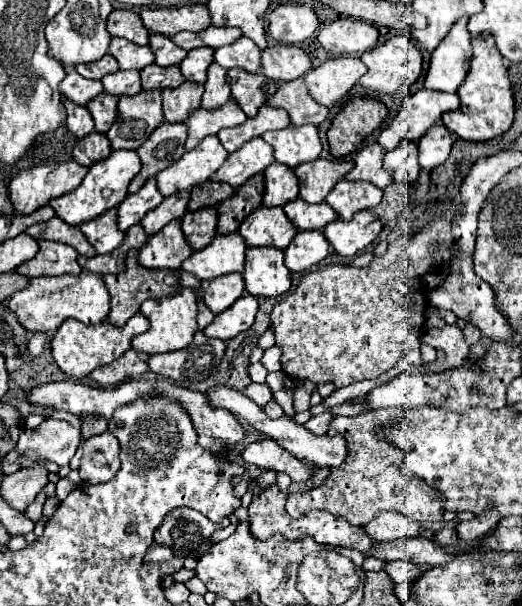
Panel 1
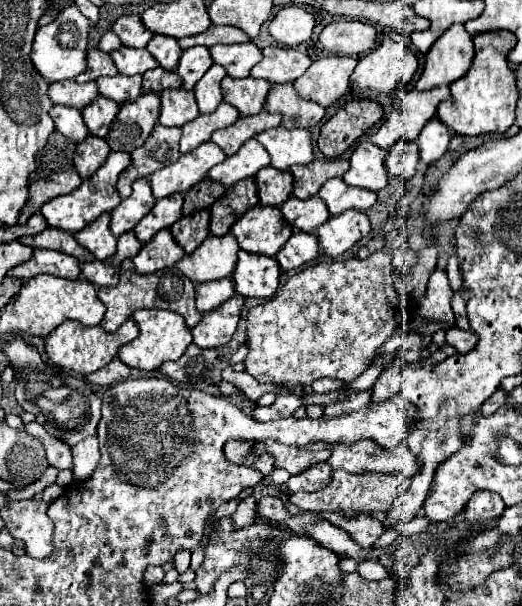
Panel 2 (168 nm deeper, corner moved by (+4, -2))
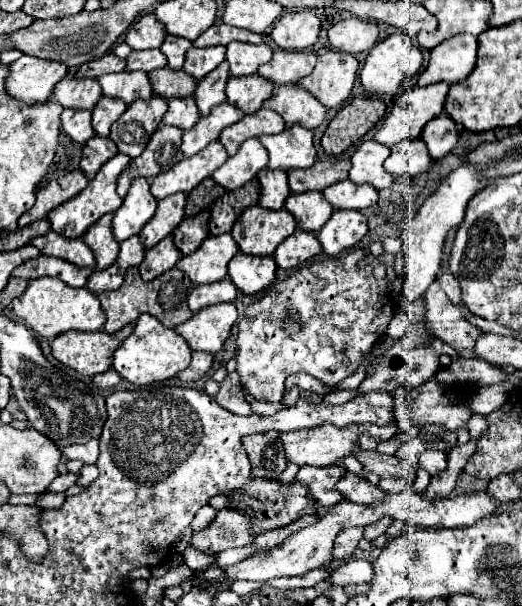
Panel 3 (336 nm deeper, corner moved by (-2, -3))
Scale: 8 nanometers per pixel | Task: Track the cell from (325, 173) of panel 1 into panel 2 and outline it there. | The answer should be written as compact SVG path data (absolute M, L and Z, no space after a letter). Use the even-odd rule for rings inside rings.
M327 159L327 161L311 161L309 165L293 165L289 171L293 175L293 195L299 199L307 199L315 195L321 185L333 177L343 177L349 169L347 159Z

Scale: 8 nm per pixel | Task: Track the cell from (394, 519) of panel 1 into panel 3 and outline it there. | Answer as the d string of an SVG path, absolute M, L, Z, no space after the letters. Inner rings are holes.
M347 528L337 534L335 544L333 544L333 556L335 558L349 558L357 550L359 542L363 540L363 528Z

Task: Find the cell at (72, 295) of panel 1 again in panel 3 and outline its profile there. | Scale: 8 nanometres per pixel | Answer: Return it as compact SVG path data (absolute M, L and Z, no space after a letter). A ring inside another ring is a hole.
M37 278L33 280L27 290L15 298L11 310L21 322L35 330L43 338L55 338L61 332L81 330L81 332L97 332L105 324L105 314L99 306L97 296L87 288L73 288L61 282L59 278Z

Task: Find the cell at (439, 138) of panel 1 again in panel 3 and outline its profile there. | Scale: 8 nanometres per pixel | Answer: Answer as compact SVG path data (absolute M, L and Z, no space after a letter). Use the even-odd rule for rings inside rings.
M443 112L441 116L437 116L435 120L431 120L425 126L421 138L427 144L429 156L433 160L439 160L439 158L443 158L445 154L449 154L455 148L457 134L459 134L457 132L457 124Z

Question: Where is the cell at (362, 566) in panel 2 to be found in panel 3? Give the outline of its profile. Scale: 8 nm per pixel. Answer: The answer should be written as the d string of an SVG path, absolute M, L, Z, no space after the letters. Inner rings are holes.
M351 560L341 564L333 574L331 574L331 582L333 584L365 584L371 582L373 578L373 564L369 560Z

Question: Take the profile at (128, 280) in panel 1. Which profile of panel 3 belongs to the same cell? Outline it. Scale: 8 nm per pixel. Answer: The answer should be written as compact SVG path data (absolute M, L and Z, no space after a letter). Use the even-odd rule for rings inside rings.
M129 268L127 274L125 274L125 282L119 290L99 294L101 308L107 314L107 322L105 322L103 328L105 328L105 332L115 334L123 326L127 326L129 322L135 322L139 318L139 314L143 314L143 312L149 312L149 314L157 316L167 328L175 328L175 326L193 318L193 312L187 306L189 290L191 290L191 280L177 268L165 272L159 278L149 280L149 282L141 280L137 268Z

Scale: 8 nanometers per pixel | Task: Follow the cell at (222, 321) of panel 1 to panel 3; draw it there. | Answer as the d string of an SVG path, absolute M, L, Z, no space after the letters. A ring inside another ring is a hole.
M225 302L219 306L207 306L207 310L197 312L189 322L177 326L175 332L187 340L191 350L205 350L217 354L229 338L235 320L235 304Z

